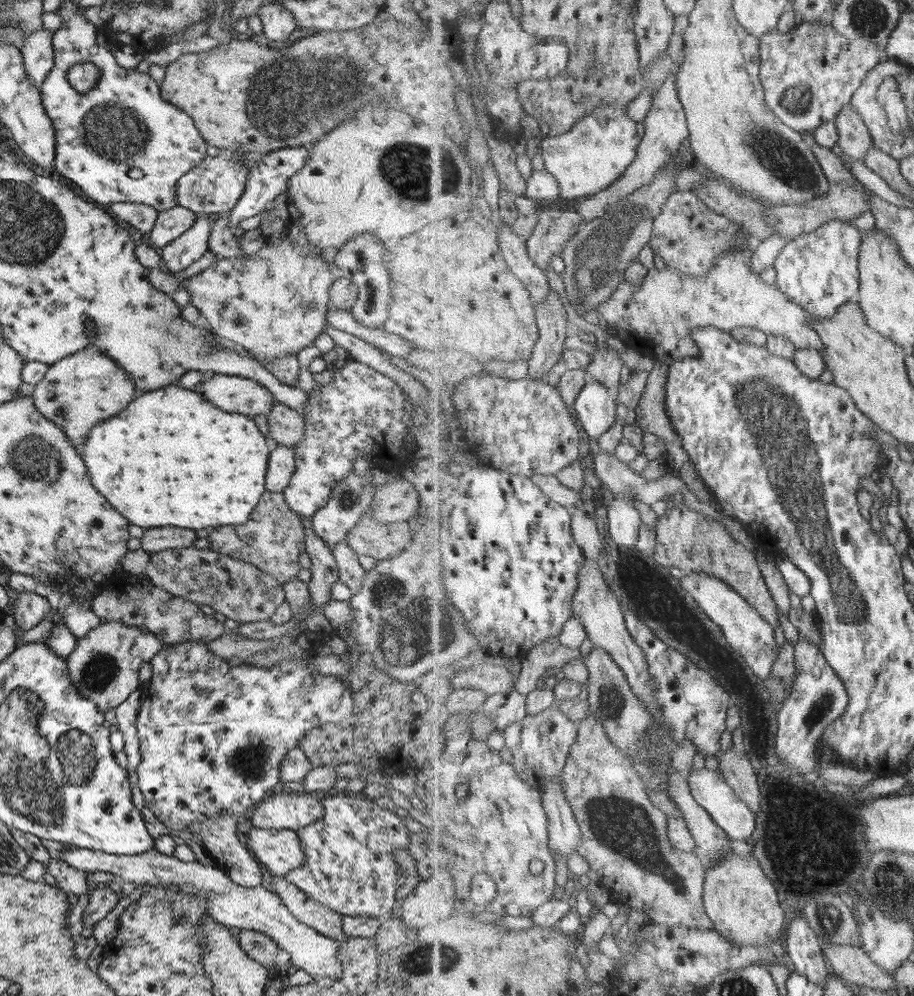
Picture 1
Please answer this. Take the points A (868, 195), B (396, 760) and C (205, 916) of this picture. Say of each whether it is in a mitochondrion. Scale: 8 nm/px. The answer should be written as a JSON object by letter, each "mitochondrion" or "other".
{"A":"other","B":"other","C":"other"}

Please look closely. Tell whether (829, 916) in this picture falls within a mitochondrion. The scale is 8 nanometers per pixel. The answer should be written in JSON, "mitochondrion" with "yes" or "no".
{"mitochondrion":"yes"}

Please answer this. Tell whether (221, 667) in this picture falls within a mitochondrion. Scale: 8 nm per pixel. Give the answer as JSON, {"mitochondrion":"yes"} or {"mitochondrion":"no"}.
{"mitochondrion":"no"}

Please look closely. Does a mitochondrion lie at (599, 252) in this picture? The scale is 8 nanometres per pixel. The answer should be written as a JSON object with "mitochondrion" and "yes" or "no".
{"mitochondrion":"yes"}

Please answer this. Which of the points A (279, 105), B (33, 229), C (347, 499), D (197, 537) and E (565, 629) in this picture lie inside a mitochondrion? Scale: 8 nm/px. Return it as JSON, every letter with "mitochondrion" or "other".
{"A":"mitochondrion","B":"mitochondrion","C":"mitochondrion","D":"other","E":"other"}

